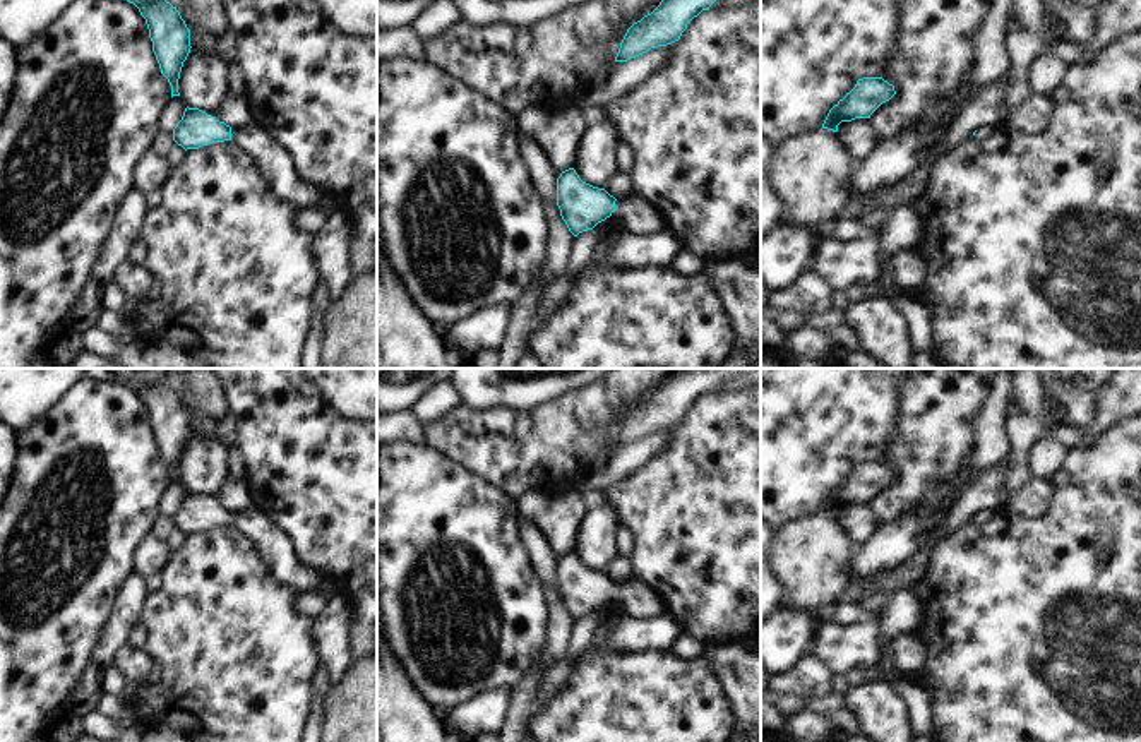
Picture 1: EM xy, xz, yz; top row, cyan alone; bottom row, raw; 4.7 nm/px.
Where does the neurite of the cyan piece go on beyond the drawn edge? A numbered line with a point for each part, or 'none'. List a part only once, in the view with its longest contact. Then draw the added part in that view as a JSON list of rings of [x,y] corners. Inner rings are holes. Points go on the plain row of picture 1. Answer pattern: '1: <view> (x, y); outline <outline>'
1: xz (636, 598); outline [[[634,574],[615,584],[612,600],[622,607],[627,617],[636,619],[656,617],[665,610],[665,603],[658,591]]]

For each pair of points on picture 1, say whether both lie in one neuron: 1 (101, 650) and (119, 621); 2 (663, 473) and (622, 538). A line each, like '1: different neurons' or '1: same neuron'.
1: same neuron
2: different neurons

